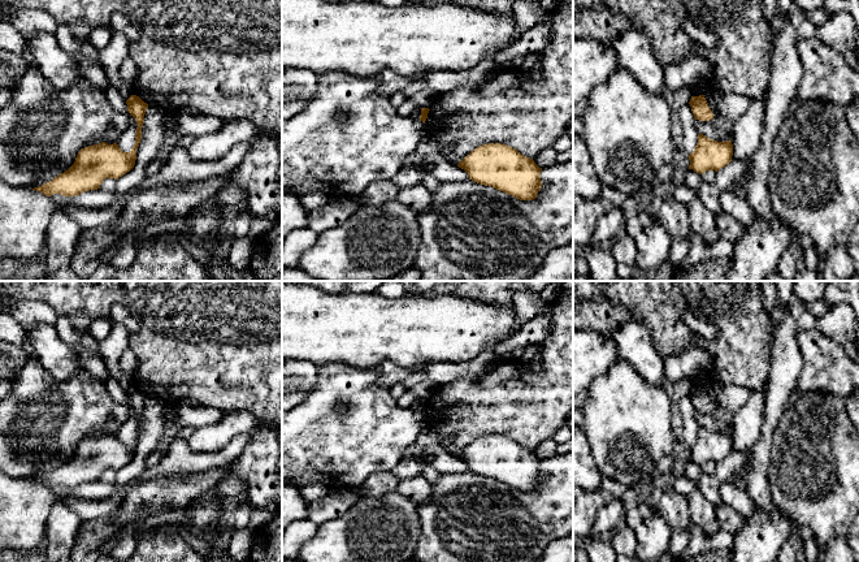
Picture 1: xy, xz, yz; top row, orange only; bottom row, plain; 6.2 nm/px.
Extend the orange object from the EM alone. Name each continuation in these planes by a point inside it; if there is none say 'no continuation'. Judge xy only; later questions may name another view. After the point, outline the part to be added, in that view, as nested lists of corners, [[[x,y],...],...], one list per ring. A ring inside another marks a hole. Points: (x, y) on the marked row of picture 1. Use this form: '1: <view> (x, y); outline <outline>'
no continuation

